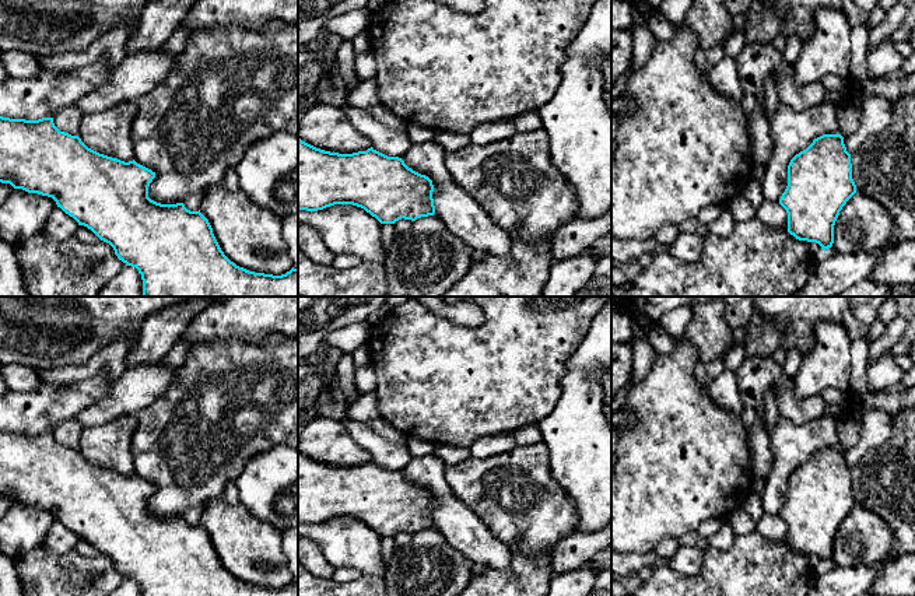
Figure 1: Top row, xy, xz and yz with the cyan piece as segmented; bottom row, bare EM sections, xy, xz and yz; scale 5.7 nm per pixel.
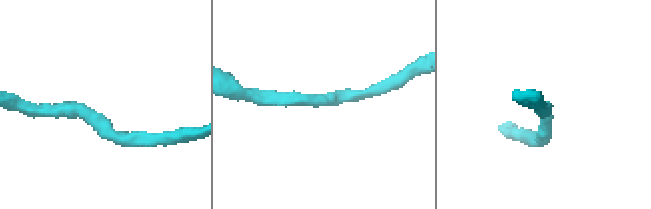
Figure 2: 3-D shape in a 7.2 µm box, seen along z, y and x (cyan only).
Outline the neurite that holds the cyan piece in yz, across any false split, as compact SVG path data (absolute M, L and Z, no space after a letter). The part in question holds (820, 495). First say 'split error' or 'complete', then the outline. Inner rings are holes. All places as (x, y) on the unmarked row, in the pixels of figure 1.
complete; M823 448L788 478L788 499L779 518L788 526L788 546L816 555L823 564L834 557L839 525L856 506L851 467L841 448Z

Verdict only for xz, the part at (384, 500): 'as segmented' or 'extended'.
as segmented

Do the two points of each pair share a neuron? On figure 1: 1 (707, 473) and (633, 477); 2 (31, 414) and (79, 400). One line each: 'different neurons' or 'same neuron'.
1: same neuron
2: same neuron

